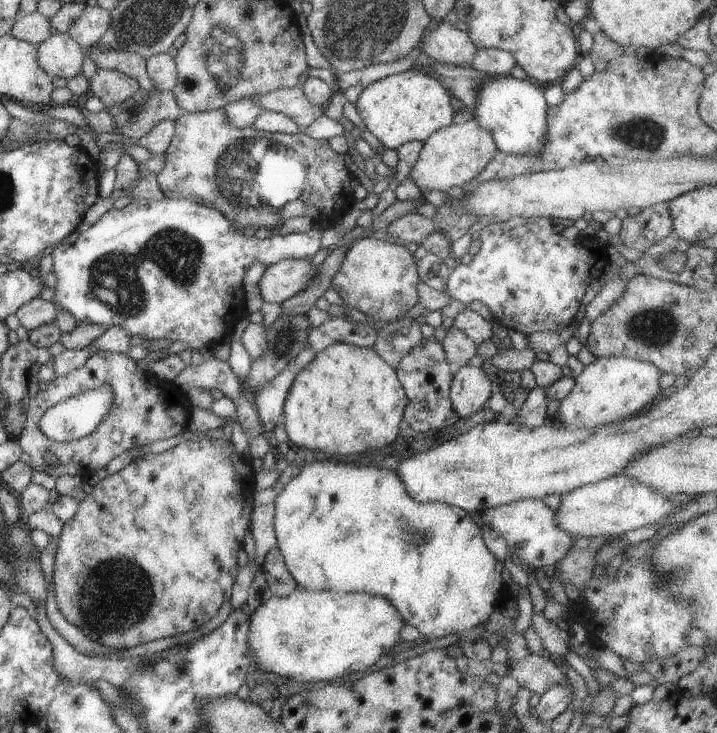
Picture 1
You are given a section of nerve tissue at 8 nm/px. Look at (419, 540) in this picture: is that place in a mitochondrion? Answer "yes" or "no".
yes

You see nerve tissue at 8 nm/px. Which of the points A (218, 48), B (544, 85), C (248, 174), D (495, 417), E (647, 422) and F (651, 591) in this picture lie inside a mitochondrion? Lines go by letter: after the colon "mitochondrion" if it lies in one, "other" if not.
A: mitochondrion
B: other
C: mitochondrion
D: other
E: other
F: mitochondrion

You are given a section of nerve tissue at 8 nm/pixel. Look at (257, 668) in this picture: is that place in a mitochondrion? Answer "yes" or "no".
no

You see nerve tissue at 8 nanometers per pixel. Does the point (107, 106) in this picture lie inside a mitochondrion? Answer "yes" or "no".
no

